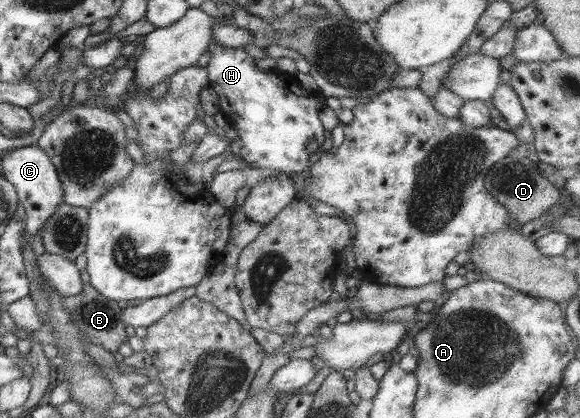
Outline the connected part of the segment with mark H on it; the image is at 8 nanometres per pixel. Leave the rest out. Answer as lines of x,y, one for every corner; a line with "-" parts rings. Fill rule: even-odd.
211,40
207,43
206,52
209,62
206,66
208,86
219,96
219,112
225,116
232,131
238,136
230,144
231,152
245,161
246,166
254,169
269,169
289,175
291,172
300,173
308,164
309,156
325,139
323,127
319,121
319,110
323,108
323,97
316,91
305,90
295,76
285,76
276,71
260,72
254,58
247,55
241,47
229,48

